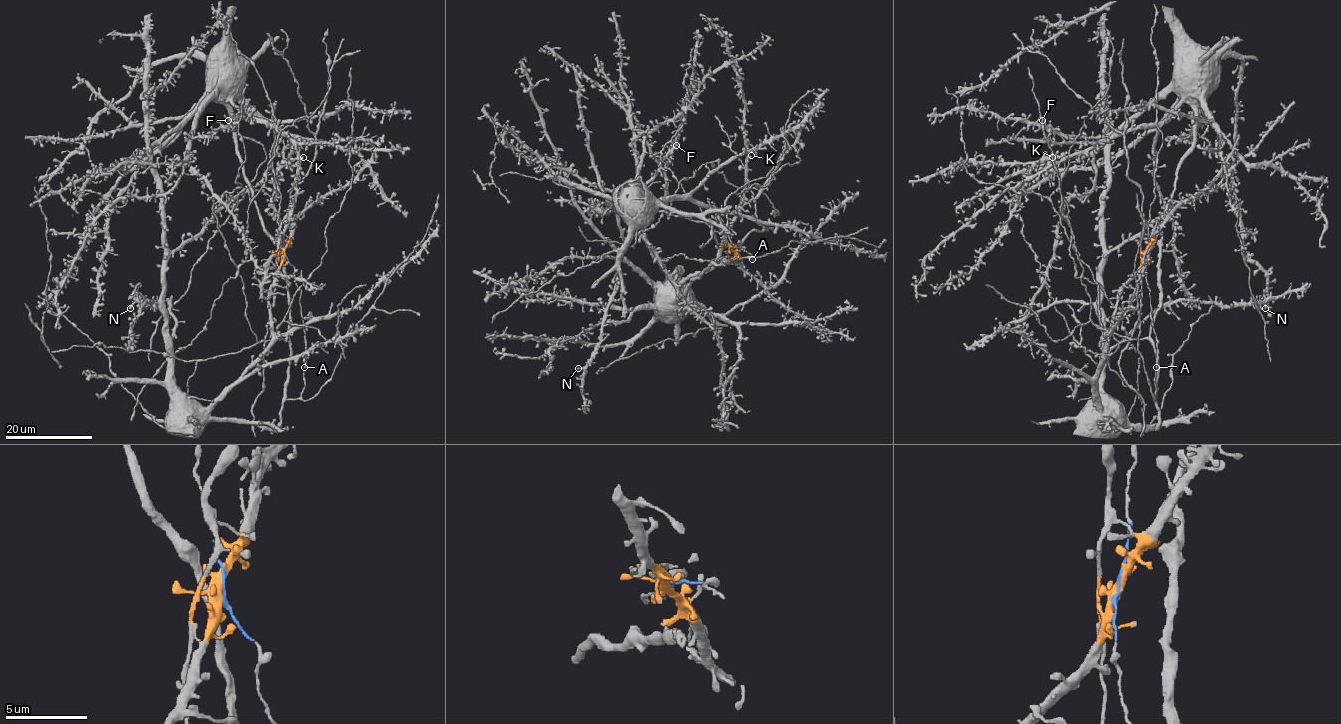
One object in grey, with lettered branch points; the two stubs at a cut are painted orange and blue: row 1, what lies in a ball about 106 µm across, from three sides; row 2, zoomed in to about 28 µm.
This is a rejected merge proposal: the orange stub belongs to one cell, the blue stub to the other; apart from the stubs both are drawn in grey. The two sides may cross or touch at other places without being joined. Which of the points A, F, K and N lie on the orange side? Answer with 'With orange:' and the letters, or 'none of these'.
With orange: N

